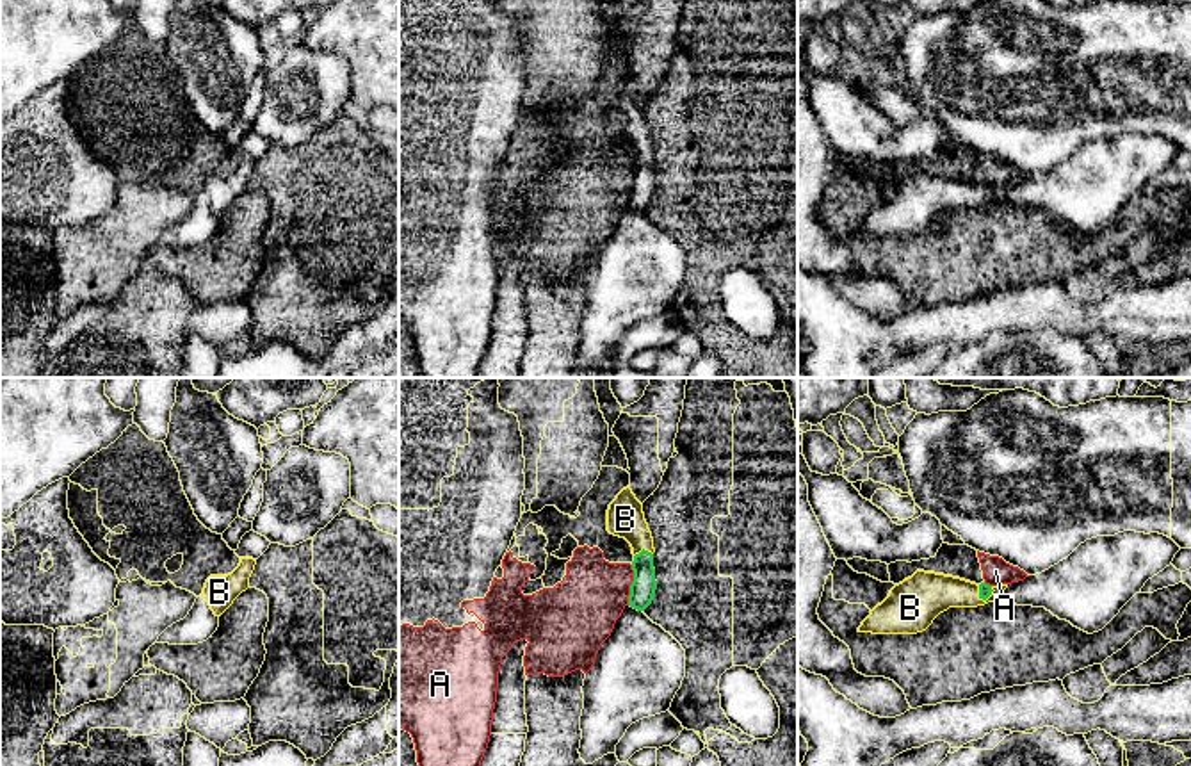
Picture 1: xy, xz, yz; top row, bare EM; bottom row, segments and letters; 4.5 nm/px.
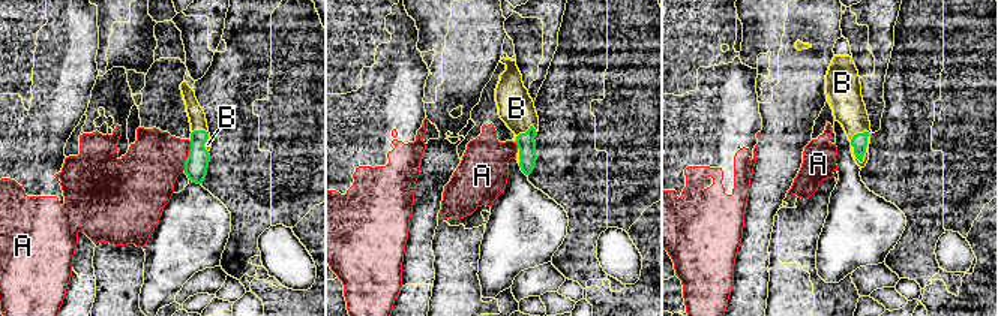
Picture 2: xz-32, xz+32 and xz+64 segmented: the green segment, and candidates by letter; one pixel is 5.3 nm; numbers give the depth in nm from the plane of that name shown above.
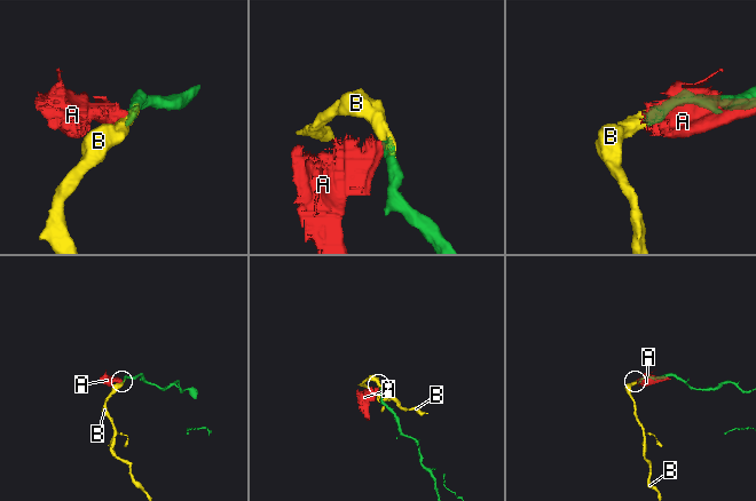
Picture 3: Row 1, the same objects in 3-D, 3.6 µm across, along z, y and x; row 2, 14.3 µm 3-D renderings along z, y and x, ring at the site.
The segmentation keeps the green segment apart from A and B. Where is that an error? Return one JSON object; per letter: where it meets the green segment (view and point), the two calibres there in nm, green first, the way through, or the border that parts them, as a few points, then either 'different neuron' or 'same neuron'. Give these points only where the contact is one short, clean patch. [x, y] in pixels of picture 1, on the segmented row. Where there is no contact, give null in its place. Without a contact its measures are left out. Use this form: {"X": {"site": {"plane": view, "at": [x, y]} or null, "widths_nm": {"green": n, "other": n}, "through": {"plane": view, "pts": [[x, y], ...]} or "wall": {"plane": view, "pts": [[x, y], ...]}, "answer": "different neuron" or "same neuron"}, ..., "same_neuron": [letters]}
{"A": {"site": {"plane": "xz", "at": [631, 585]}, "widths_nm": {"green": 120, "other": 320}, "wall": {"plane": "xz", "pts": [[632, 565], [627, 604]]}, "answer": "different neuron"}, "B": {"site": {"plane": "xz", "at": [643, 549]}, "widths_nm": {"green": 120, "other": 170}, "through": {"plane": "xz", "pts": [[643, 586], [643, 549], [640, 537], [625, 519]]}, "answer": "same neuron"}, "same_neuron": ["B"]}

